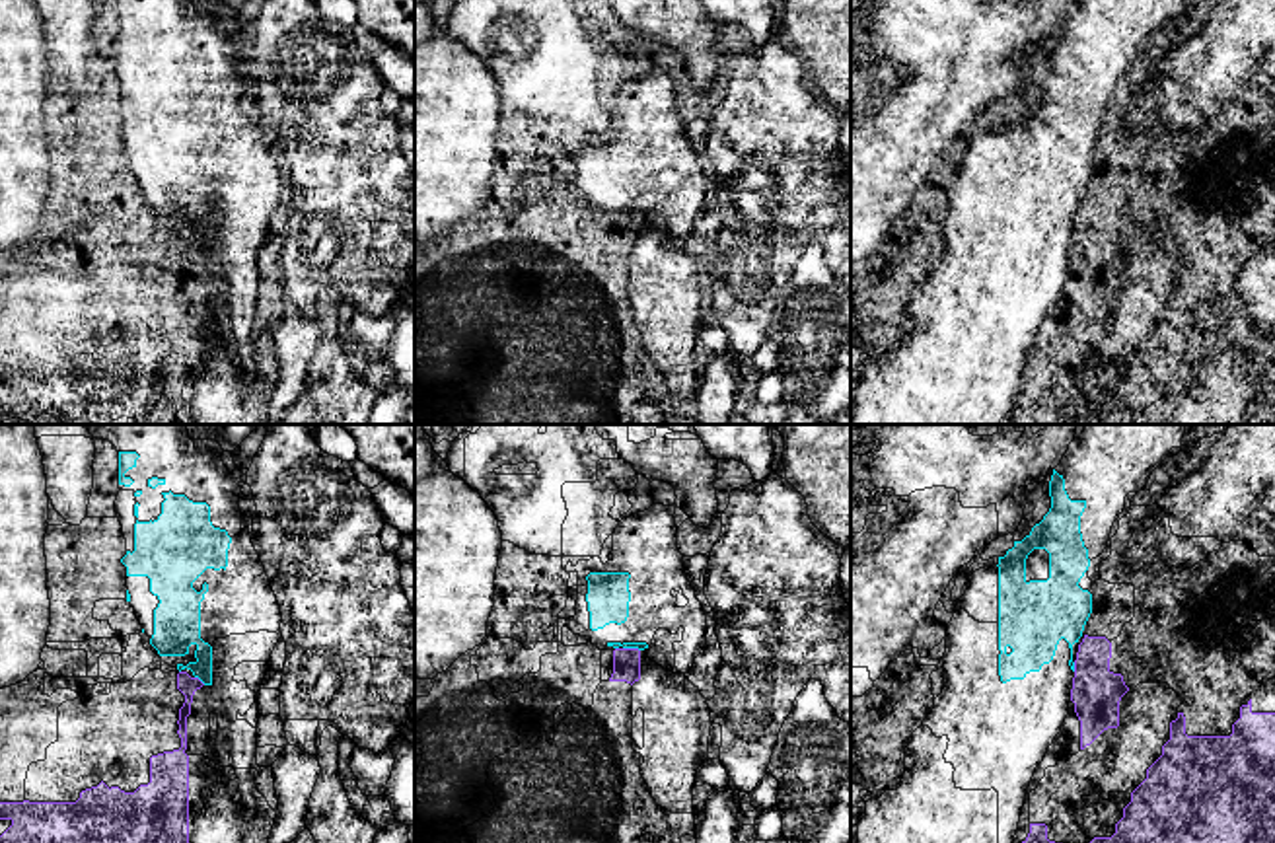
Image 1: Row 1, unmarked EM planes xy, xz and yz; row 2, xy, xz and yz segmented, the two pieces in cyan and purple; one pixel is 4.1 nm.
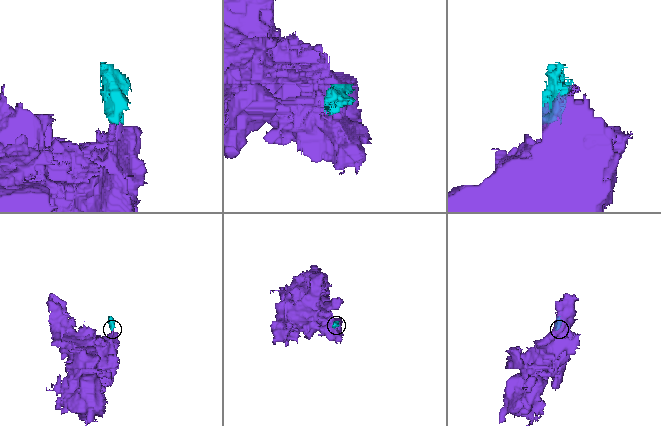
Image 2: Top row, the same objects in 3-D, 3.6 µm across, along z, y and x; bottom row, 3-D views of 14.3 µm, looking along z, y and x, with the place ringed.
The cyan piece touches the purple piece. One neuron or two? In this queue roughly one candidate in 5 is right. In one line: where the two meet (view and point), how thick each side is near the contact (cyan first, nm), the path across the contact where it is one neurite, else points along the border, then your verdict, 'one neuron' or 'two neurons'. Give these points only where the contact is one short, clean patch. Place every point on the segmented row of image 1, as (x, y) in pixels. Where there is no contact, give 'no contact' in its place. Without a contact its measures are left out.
contact xy (201, 680); calibres 190 and 80 nm; two neurons

